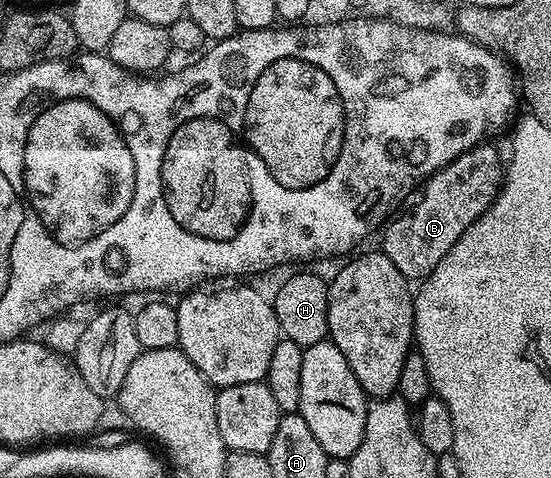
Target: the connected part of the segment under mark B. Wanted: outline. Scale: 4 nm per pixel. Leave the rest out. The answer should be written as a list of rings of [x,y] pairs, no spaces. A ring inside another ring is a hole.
[[[490,146],[473,147],[441,167],[421,188],[418,204],[407,215],[399,214],[385,224],[380,250],[406,280],[421,281],[434,272],[448,249],[494,203],[504,182],[504,163],[498,160],[497,149]]]

